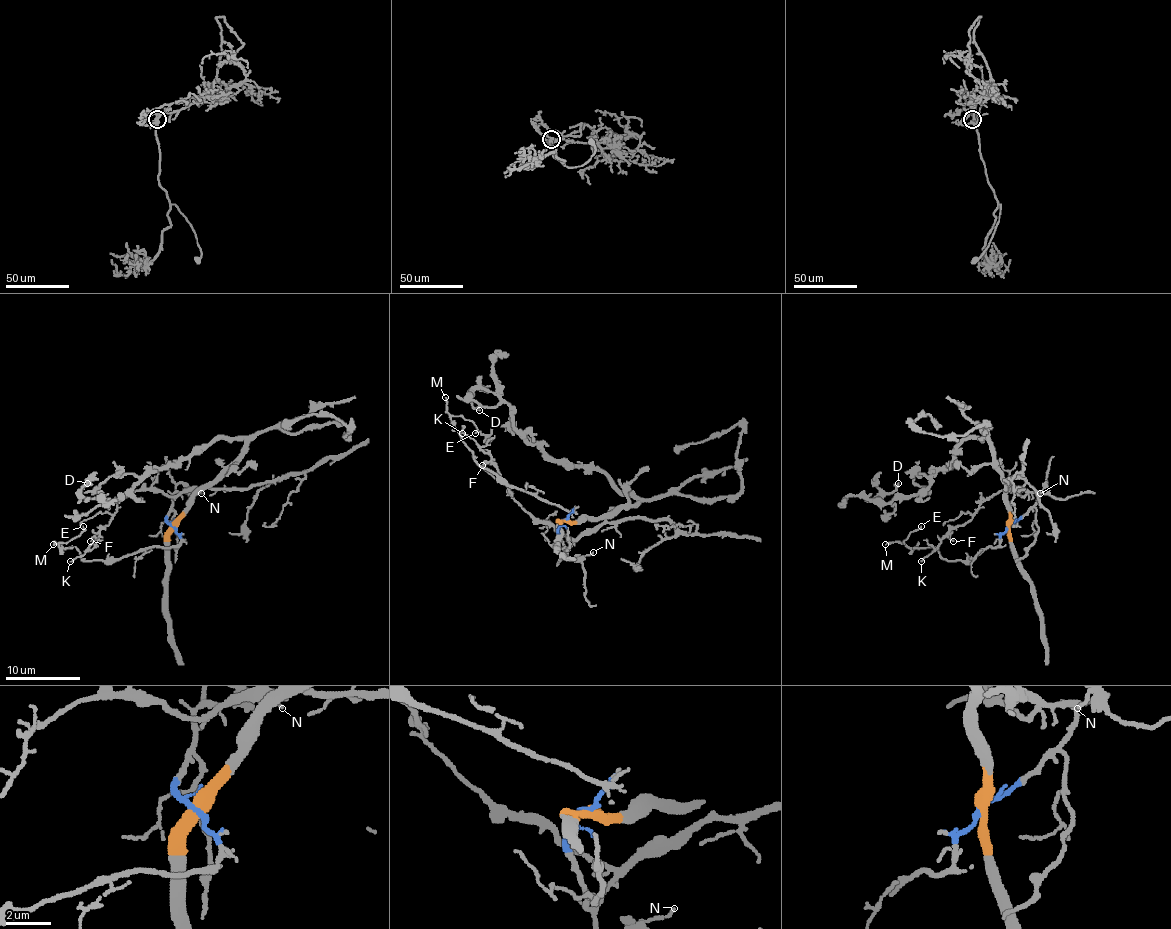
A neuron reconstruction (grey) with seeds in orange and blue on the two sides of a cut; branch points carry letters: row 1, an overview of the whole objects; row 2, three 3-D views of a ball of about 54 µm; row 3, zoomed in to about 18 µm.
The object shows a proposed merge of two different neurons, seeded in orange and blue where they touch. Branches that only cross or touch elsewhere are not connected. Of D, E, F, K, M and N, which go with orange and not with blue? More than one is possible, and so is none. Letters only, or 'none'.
D

